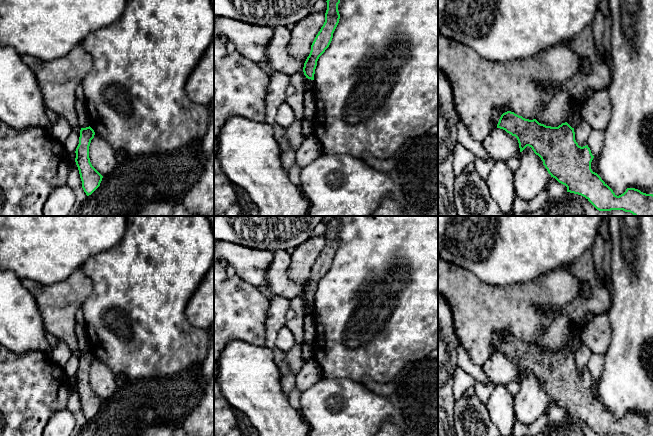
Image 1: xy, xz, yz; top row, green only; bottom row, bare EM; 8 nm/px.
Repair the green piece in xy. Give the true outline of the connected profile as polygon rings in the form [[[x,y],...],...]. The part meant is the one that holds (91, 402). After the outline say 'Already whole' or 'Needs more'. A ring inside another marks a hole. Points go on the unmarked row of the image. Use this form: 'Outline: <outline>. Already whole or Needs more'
Outline: [[[89,350],[81,352],[79,368],[76,372],[75,386],[82,405],[82,412],[87,420],[91,419],[99,410],[103,400],[92,390],[89,382],[89,370],[95,356]]]. Already whole

